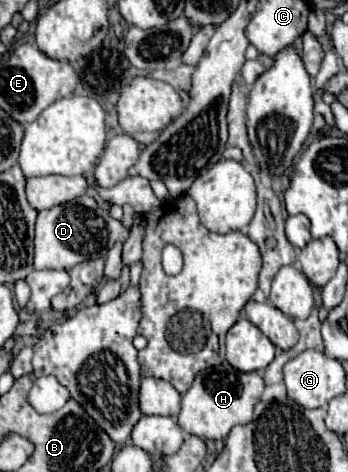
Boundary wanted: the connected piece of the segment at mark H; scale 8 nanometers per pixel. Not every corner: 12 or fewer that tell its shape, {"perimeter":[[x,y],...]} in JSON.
{"perimeter":[[228,362],[200,372],[178,424],[224,440],[252,418],[258,372]]}

